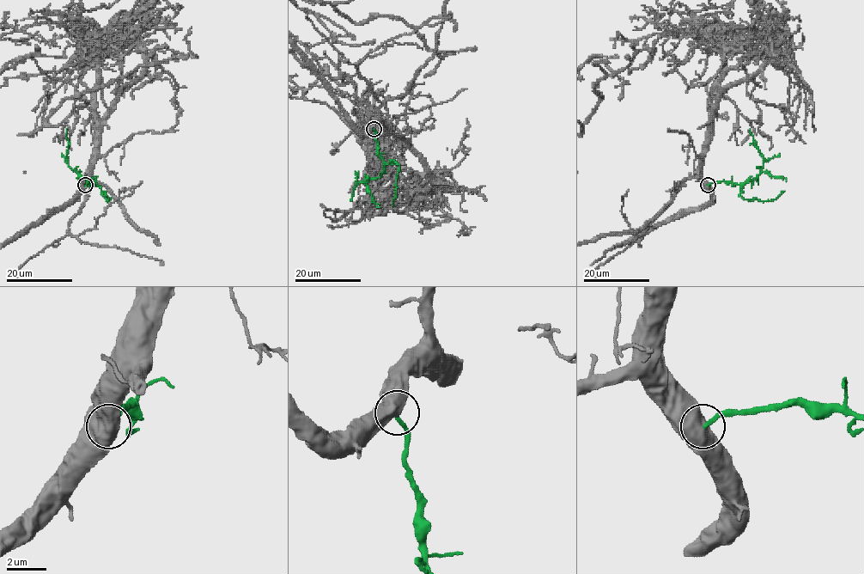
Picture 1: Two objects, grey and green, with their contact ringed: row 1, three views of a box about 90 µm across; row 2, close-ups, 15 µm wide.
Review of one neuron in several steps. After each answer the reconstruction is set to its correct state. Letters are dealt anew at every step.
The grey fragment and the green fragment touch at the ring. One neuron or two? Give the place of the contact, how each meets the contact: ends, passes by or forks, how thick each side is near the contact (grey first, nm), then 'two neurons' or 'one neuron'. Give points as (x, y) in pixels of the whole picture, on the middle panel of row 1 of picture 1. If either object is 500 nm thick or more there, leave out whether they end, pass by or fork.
(374, 129) | 750/200 nm | one neuron

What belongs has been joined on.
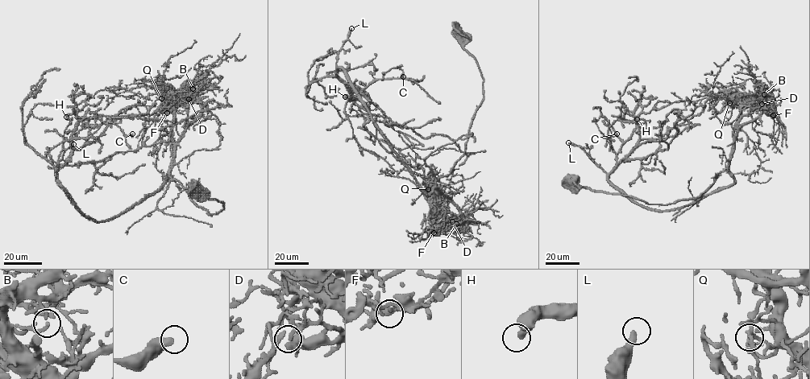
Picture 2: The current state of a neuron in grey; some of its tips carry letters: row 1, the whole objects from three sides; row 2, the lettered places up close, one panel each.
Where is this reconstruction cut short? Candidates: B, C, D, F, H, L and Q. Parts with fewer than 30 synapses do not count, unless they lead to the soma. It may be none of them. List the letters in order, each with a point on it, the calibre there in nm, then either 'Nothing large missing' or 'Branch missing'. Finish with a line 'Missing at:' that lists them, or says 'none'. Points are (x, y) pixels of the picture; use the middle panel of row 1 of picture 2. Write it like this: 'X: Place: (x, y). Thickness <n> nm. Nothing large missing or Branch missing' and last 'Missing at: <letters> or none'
B: Place: (456, 224). Thickness 160 nm. Nothing large missing
C: Place: (403, 76). Thickness 500 nm. Nothing large missing
D: Place: (452, 221). Thickness 180 nm. Branch missing
F: Place: (434, 232). Thickness 140 nm. Nothing large missing
H: Place: (345, 96). Thickness 400 nm. Nothing large missing
L: Place: (351, 28). Thickness 320 nm. Branch missing
Q: Place: (428, 189). Thickness 160 nm. Nothing large missing
Missing at: D, L

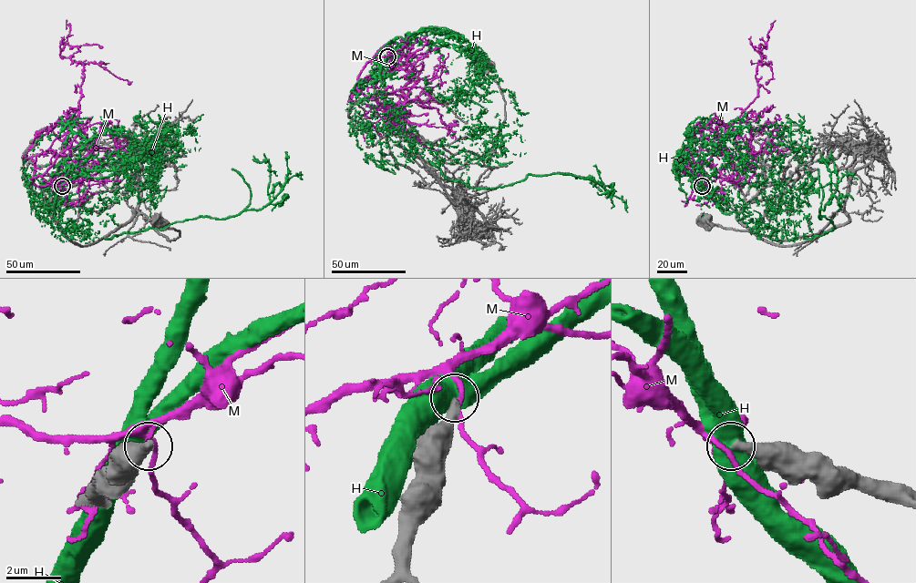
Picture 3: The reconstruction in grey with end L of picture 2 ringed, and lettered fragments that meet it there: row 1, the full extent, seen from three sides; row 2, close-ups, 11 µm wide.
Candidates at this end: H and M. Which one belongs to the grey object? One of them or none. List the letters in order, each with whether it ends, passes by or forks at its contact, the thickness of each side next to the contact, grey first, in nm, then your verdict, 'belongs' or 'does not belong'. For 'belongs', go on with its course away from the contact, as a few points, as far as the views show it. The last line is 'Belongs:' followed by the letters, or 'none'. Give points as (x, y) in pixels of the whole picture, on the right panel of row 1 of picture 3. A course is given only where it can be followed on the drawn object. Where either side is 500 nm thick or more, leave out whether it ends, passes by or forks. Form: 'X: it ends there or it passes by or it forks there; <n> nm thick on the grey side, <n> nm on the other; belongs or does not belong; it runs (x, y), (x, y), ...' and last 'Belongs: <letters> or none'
H: 600 nm thick on the grey side, 800 nm on the other; does not belong
M: it passes by; 340 nm thick on the grey side, 150 nm on the other; does not belong
Belongs: none

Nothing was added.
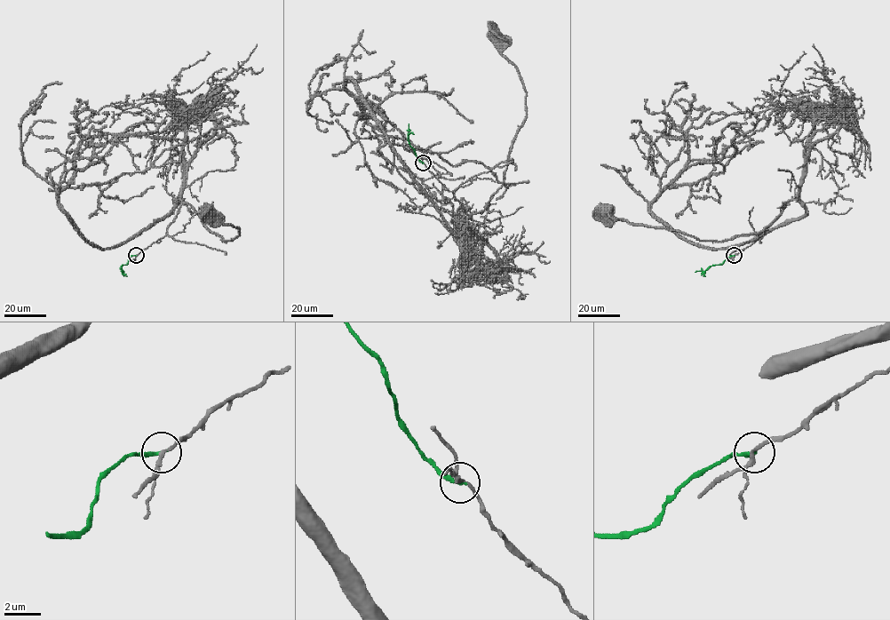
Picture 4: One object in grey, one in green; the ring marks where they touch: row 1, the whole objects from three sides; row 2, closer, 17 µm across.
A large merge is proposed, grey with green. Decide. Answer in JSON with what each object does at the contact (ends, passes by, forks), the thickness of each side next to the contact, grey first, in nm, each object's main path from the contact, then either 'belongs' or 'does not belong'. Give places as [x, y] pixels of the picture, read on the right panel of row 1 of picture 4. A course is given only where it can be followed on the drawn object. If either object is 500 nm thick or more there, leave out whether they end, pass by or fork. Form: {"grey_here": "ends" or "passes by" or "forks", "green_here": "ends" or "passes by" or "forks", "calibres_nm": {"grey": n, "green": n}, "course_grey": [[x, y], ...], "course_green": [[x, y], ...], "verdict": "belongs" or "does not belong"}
{"grey_here": "passes by", "green_here": "ends", "calibres_nm": {"grey": 200, "green": 220}, "course_grey": [[734, 255], [760, 238], [785, 203], [757, 234], [719, 241], [630, 224], [607, 211]], "course_green": [[734, 255], [721, 264], [695, 272]], "verdict": "belongs"}

